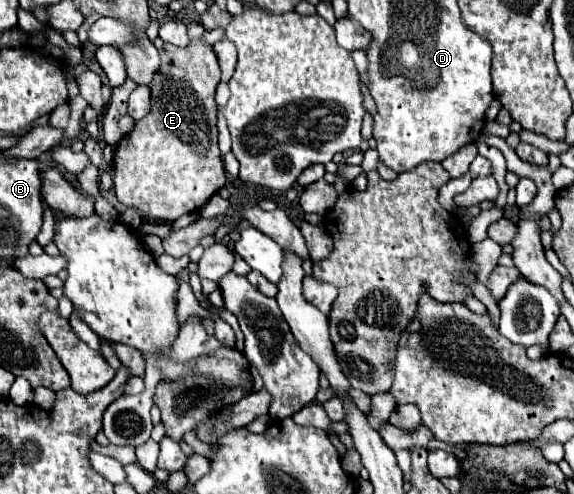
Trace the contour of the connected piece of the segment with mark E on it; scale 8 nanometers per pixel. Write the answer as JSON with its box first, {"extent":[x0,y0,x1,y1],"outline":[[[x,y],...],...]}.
{"extent":[113,24,225,222],"outline":[[[189,24],[187,26],[187,32],[189,32],[189,38],[191,38],[191,44],[189,46],[173,46],[173,44],[163,44],[163,48],[159,50],[159,56],[161,56],[161,64],[157,68],[157,72],[153,74],[153,80],[149,84],[151,88],[151,110],[145,118],[141,118],[139,122],[135,122],[135,128],[125,134],[121,138],[121,142],[117,144],[115,152],[113,152],[113,182],[115,182],[115,194],[117,194],[117,200],[125,206],[131,206],[135,210],[139,210],[147,220],[153,220],[153,222],[173,222],[185,214],[193,214],[197,210],[201,210],[205,206],[205,202],[215,194],[219,192],[223,186],[225,186],[225,168],[223,168],[223,160],[221,160],[221,152],[219,152],[219,146],[217,146],[217,104],[215,104],[215,88],[221,80],[221,70],[219,70],[219,62],[217,62],[217,54],[213,50],[211,44],[205,44],[201,38],[205,34],[205,28],[201,24]]]}

